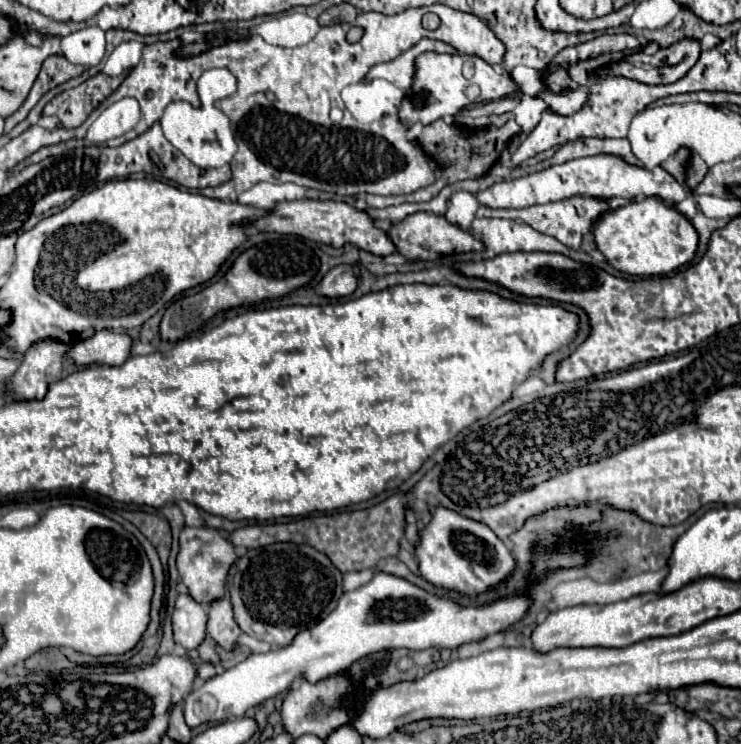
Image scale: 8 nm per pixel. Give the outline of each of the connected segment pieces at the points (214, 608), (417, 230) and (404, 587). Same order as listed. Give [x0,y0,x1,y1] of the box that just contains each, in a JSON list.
[[206,598,242,650],[388,212,484,260],[184,572,530,728]]

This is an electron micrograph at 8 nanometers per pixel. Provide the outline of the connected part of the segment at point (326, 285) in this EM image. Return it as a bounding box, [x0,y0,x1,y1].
[316,264,358,298]

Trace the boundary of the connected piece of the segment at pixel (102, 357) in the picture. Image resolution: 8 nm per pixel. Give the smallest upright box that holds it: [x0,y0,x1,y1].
[66,330,132,366]

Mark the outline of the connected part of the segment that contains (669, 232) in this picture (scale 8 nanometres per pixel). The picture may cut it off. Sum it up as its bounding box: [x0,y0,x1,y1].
[592,198,698,276]

